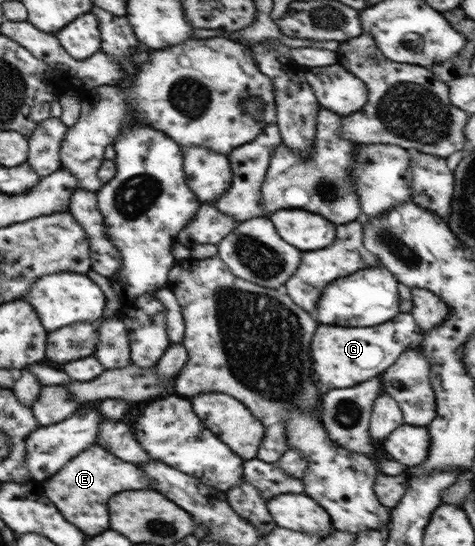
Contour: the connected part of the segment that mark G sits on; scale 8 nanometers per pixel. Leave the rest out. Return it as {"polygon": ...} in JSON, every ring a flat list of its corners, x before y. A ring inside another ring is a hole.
{"polygon":[[400,312,389,322,371,328,343,328,321,324,311,342,311,354,321,386,327,386,327,389,349,388,372,379,395,364,395,360,407,349,420,346,424,333,410,312]]}

